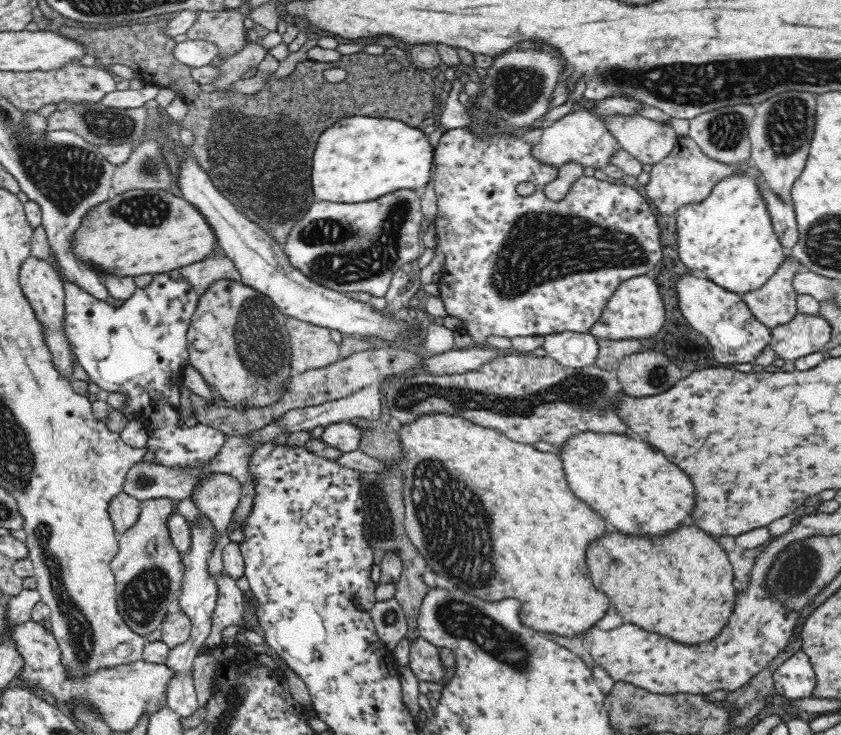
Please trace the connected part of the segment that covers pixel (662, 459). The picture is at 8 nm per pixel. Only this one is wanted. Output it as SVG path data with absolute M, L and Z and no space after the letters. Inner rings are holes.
M584 432L570 438L559 456L564 463L564 472L570 489L576 496L580 496L580 500L590 504L618 532L640 537L660 537L662 534L673 533L681 526L695 524L693 510L697 504L696 487L692 479L648 442L624 434Z

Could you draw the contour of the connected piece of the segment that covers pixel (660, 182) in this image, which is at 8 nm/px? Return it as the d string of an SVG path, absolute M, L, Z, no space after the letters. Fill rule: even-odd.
M679 138L672 152L652 165L650 182L645 186L646 194L662 214L674 215L683 204L704 200L716 182L726 178L728 174L734 174L736 170L738 164L727 165L706 156L692 138Z

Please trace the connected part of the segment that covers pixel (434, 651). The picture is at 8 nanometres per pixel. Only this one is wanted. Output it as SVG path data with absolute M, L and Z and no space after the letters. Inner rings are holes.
M418 637L410 647L409 665L418 680L440 682L444 680L445 668L440 661L439 648L424 637Z

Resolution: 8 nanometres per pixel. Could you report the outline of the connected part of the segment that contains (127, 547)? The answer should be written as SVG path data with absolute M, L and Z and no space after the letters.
M167 497L142 501L136 524L118 535L119 552L111 562L111 570L115 576L116 602L124 622L141 637L146 637L149 633L159 633L165 616L171 607L176 607L181 596L187 568L182 561L181 552L174 546L168 528L168 519L172 513L176 513L176 507L178 501Z

